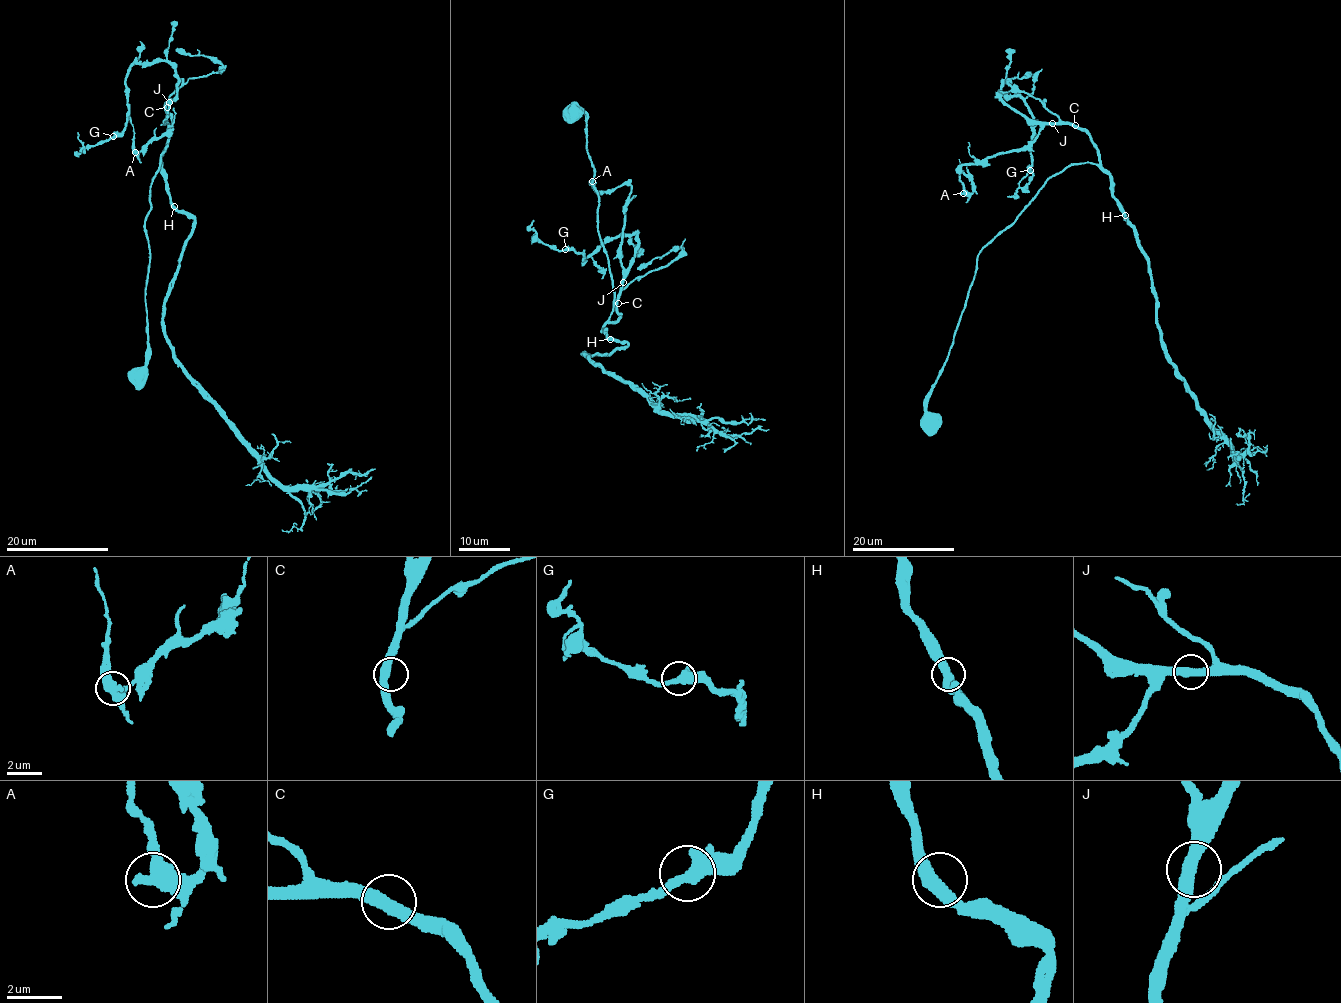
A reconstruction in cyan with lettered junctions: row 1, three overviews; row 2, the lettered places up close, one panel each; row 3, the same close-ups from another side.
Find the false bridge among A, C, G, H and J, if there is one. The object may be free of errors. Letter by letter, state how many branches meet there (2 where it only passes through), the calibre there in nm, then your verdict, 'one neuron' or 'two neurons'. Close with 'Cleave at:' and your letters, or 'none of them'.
A: branches 2; calibre 480 nm; one neuron
C: branches 2; calibre 440 nm; one neuron
G: branches 2; calibre 440 nm; one neuron
H: branches 2; calibre 460 nm; one neuron
J: branches 2; calibre 440 nm; one neuron
Cleave at: none of them

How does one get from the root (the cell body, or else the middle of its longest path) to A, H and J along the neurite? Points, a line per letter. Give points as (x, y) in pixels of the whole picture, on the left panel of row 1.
A: (137, 375), (148, 364), (145, 219), (150, 183), (167, 147), (168, 101), (166, 121), (173, 130), (135, 152)
H: (137, 375), (148, 364), (145, 219), (150, 183), (166, 146), (161, 169), (175, 206)
J: (137, 375), (148, 364), (145, 219), (150, 183), (167, 147), (169, 102)

